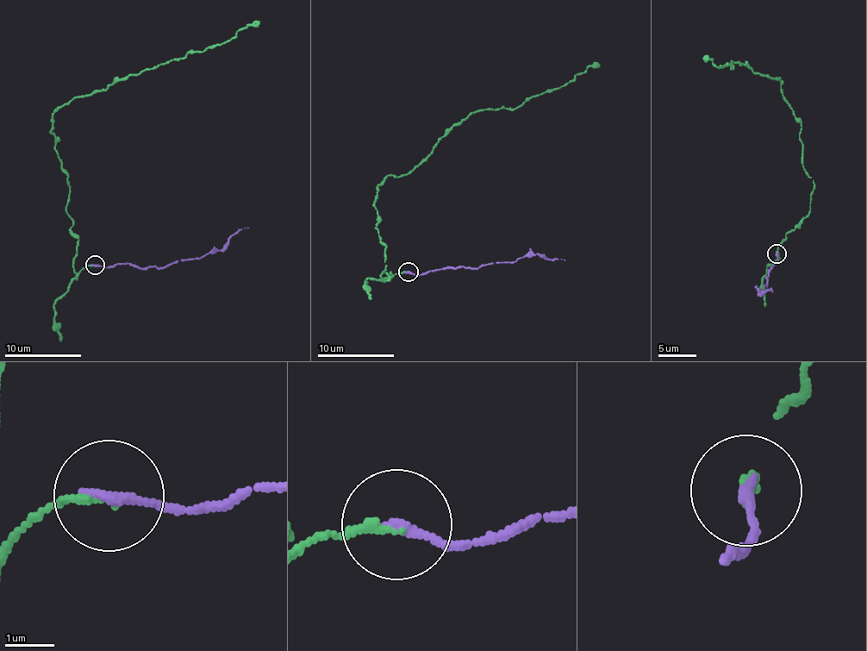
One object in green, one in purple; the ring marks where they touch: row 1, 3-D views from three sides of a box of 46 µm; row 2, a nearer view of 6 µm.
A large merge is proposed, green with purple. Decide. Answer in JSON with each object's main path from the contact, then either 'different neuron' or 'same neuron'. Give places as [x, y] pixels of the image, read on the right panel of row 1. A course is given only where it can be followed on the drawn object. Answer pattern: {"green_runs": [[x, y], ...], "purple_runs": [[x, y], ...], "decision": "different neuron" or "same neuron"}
{"green_runs": [[777, 253], [809, 213], [801, 121], [778, 77], [708, 59]], "purple_runs": [[777, 253], [766, 287], [764, 284], [758, 293], [772, 289], [772, 292]], "decision": "same neuron"}

